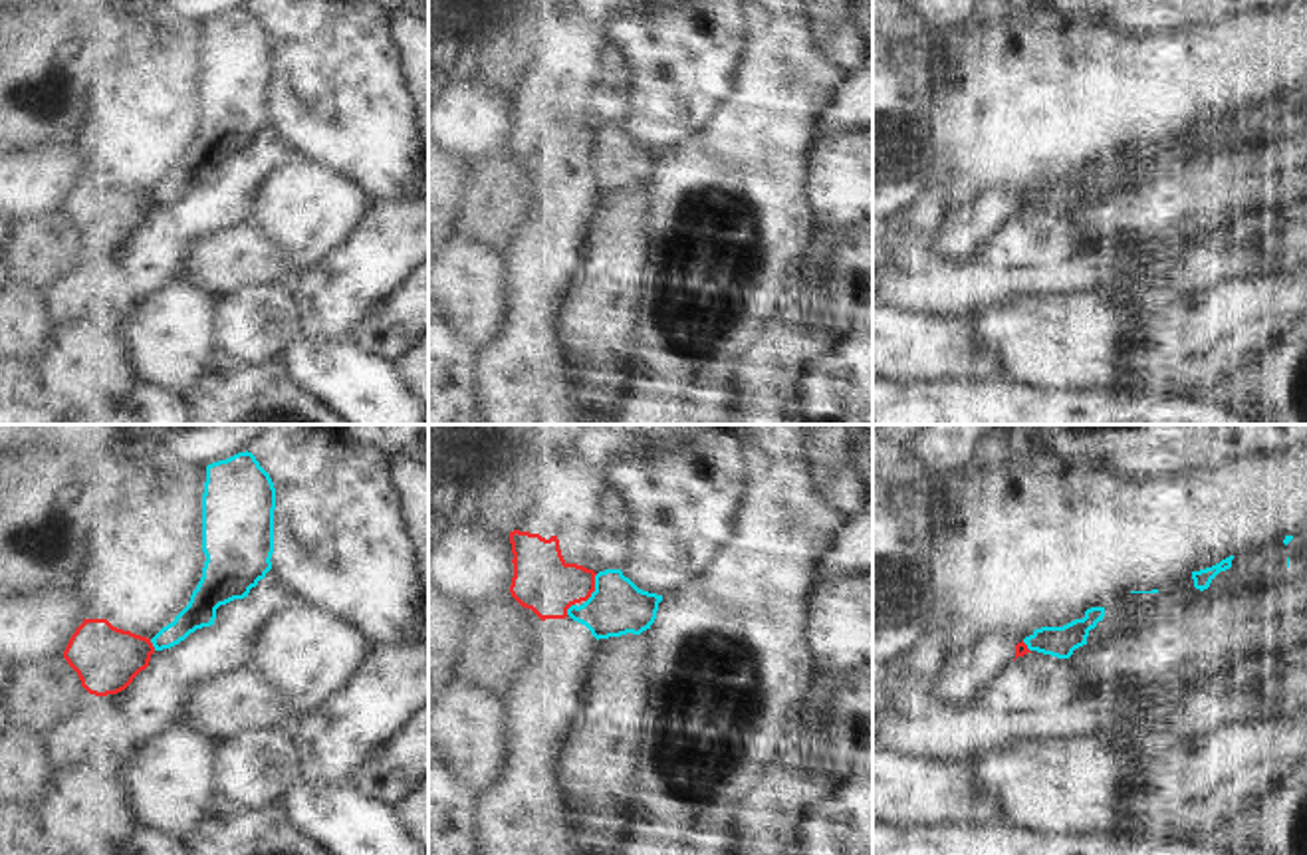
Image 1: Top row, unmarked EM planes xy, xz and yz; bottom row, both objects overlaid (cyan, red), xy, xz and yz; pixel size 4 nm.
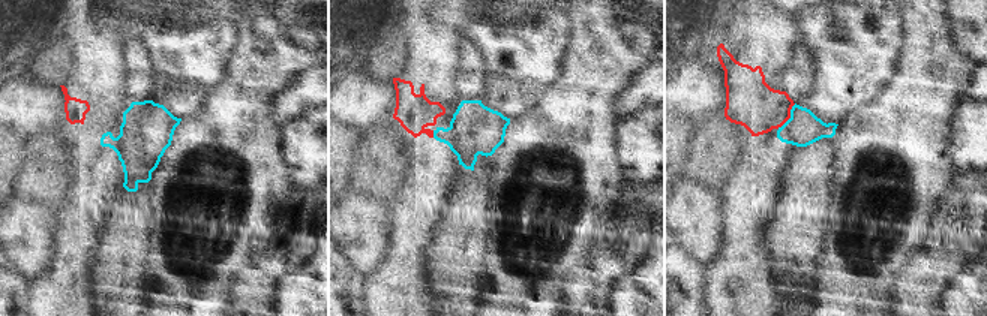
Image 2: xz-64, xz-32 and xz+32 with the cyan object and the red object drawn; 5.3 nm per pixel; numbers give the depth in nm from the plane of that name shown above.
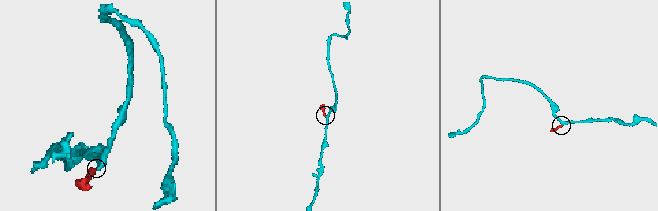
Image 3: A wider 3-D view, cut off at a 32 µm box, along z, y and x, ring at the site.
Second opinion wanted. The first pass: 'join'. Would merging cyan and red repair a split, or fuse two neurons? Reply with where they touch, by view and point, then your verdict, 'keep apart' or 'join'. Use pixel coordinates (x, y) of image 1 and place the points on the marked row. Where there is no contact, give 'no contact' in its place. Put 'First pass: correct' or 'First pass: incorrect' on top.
First pass: incorrect
xz (595, 588) | keep apart

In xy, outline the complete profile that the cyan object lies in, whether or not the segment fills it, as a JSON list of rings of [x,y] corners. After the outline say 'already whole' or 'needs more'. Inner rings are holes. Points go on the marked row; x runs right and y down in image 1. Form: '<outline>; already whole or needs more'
[[[238,452],[206,466],[202,494],[202,577],[188,605],[153,639],[155,651],[171,649],[190,633],[214,625],[216,609],[248,597],[250,589],[272,569],[276,488],[252,452]]]; already whole

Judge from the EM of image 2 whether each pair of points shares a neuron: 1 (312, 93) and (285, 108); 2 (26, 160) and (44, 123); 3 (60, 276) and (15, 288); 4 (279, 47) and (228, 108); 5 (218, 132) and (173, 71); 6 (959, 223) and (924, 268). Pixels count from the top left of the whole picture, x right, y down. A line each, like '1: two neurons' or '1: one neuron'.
1: one neuron
2: two neurons
3: two neurons
4: one neuron
5: two neurons
6: one neuron

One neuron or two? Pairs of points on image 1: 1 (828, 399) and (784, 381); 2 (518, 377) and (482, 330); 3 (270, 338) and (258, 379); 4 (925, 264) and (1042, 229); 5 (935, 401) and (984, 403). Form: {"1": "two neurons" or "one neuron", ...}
{"1": "two neurons", "2": "two neurons", "3": "two neurons", "4": "one neuron", "5": "one neuron"}

